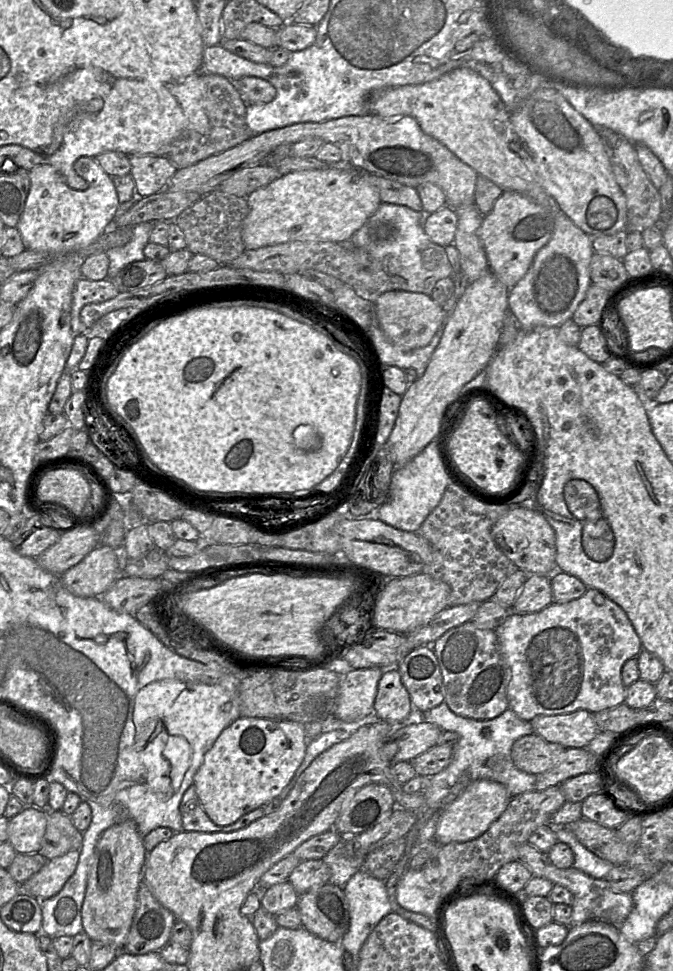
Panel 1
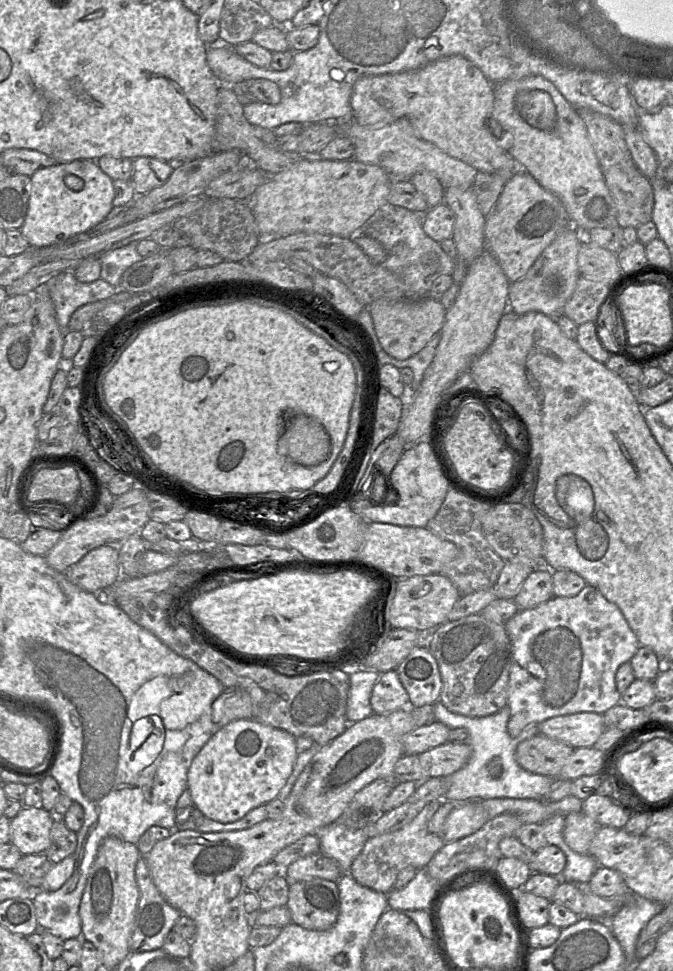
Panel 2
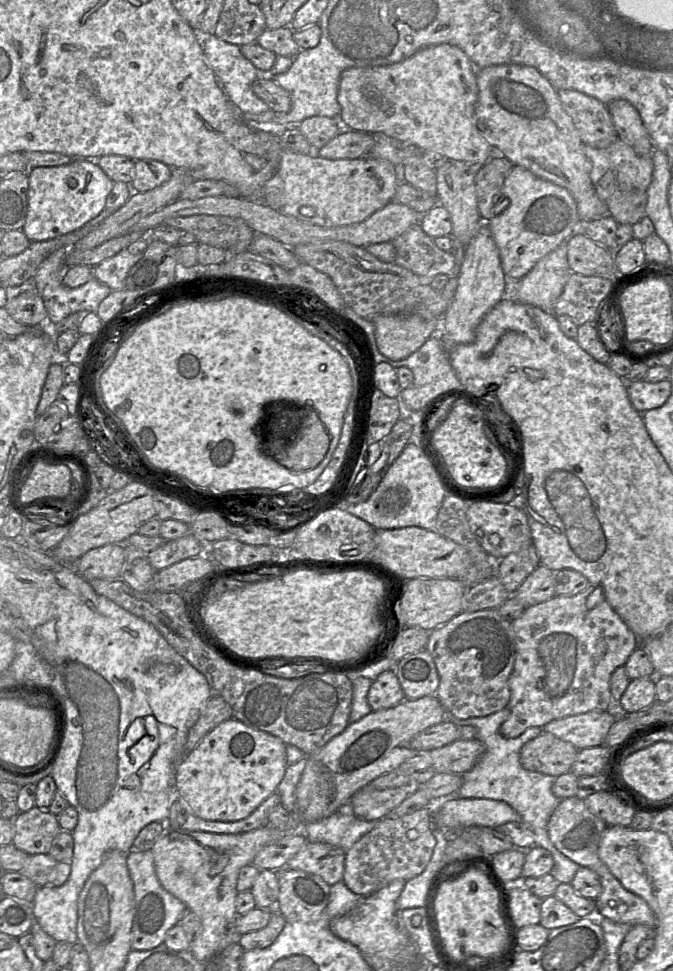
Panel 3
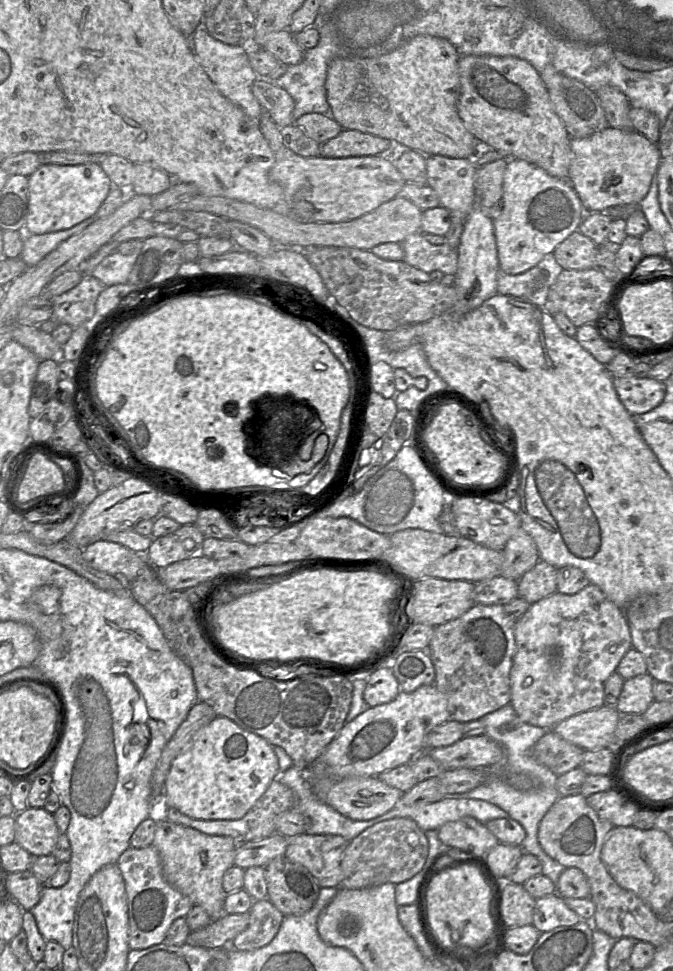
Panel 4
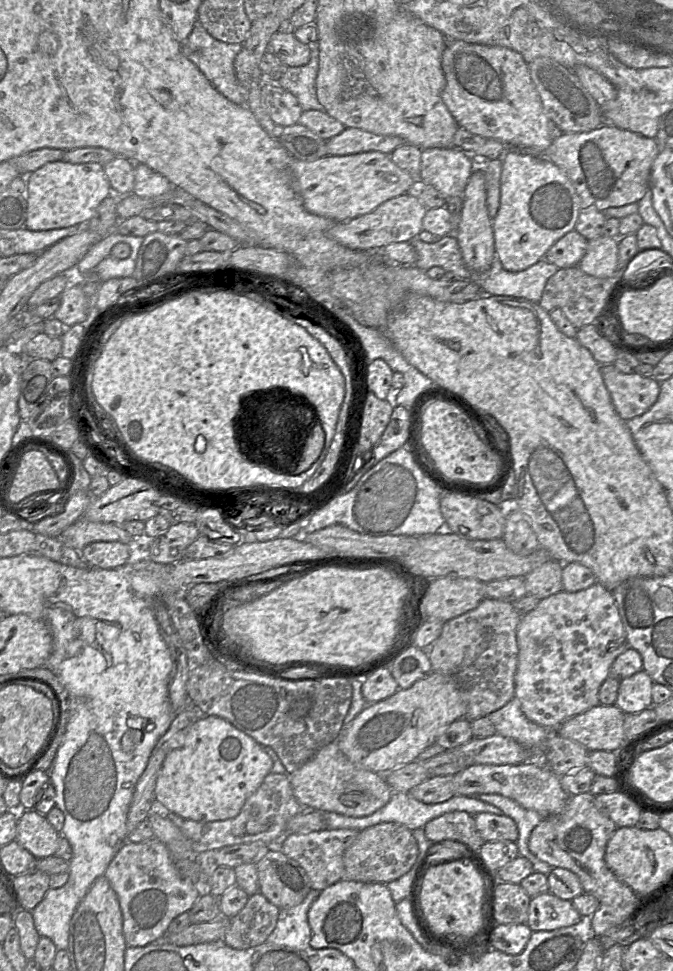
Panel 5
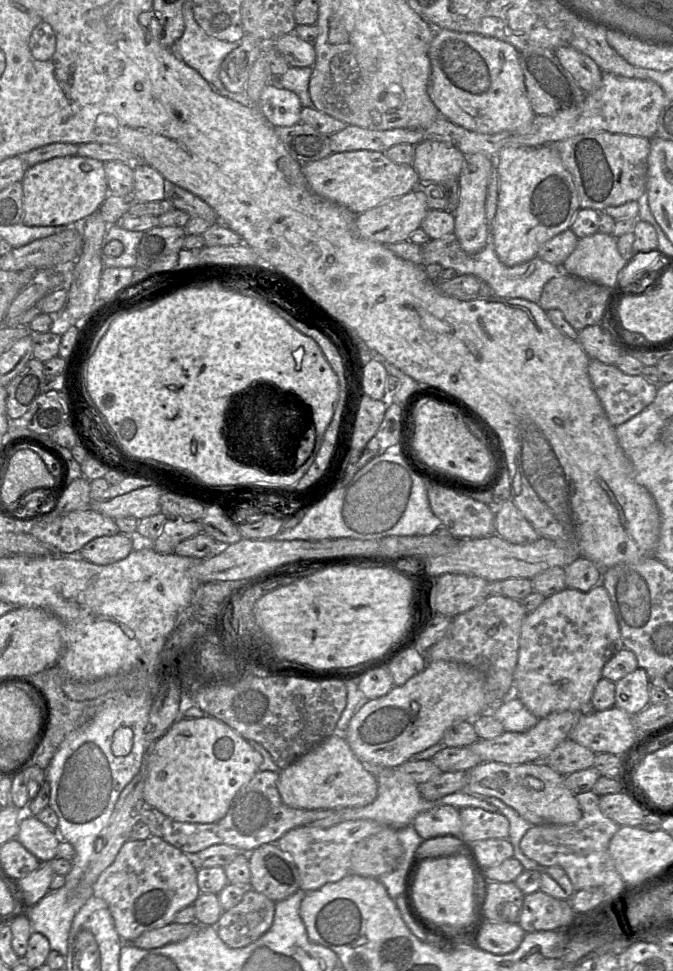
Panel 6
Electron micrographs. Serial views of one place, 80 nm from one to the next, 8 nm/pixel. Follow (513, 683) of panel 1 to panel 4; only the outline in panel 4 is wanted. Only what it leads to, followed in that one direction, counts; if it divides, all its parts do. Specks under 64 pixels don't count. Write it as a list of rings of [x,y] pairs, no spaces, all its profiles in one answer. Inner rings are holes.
[[[591,583],[574,595],[555,592],[531,604],[516,620],[515,640],[510,704],[521,722],[548,730],[571,716],[605,705],[605,681],[632,648],[623,609]]]

